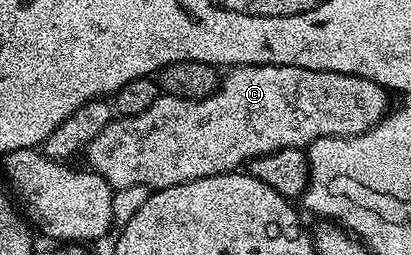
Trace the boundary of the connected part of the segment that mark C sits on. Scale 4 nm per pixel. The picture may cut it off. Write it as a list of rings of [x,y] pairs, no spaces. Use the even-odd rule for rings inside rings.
[[[233,66],[221,77],[219,90],[216,90],[210,96],[199,98],[196,102],[161,93],[160,98],[154,100],[154,104],[150,104],[150,108],[146,108],[146,112],[142,112],[139,116],[130,116],[129,118],[113,117],[112,122],[106,124],[106,128],[102,128],[102,132],[98,132],[98,136],[94,136],[94,140],[90,140],[86,151],[86,157],[88,157],[89,162],[87,165],[97,174],[101,174],[108,181],[109,185],[116,190],[134,188],[135,186],[146,186],[149,191],[170,188],[174,184],[186,184],[190,180],[202,180],[206,176],[231,174],[247,167],[248,163],[255,160],[258,156],[266,156],[270,152],[278,152],[282,148],[304,150],[311,146],[314,140],[319,138],[353,138],[358,136],[362,132],[374,128],[382,121],[384,115],[390,109],[388,98],[390,98],[389,91],[385,90],[383,86],[366,80],[362,76],[350,76],[349,74],[339,74],[338,72],[322,72],[321,70],[298,68],[297,66]]]

